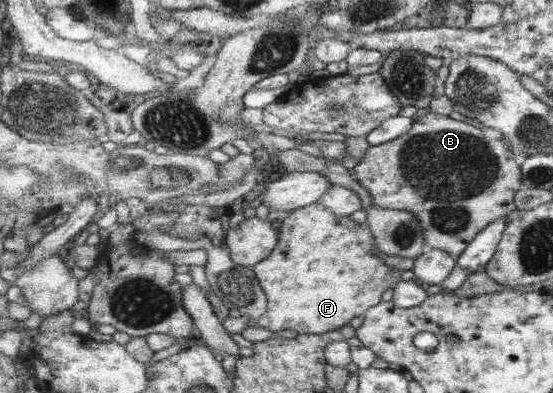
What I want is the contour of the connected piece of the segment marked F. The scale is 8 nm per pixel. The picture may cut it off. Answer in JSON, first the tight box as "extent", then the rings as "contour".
{"extent":[253,203,401,335],"contour":[[[314,203],[290,211],[280,229],[277,247],[253,271],[268,296],[268,311],[256,325],[273,334],[292,330],[299,334],[322,335],[349,326],[355,317],[364,316],[369,309],[383,302],[383,293],[401,281],[401,270],[391,268],[373,254],[375,237],[369,224],[357,224],[349,217],[339,217],[324,205]]]}

